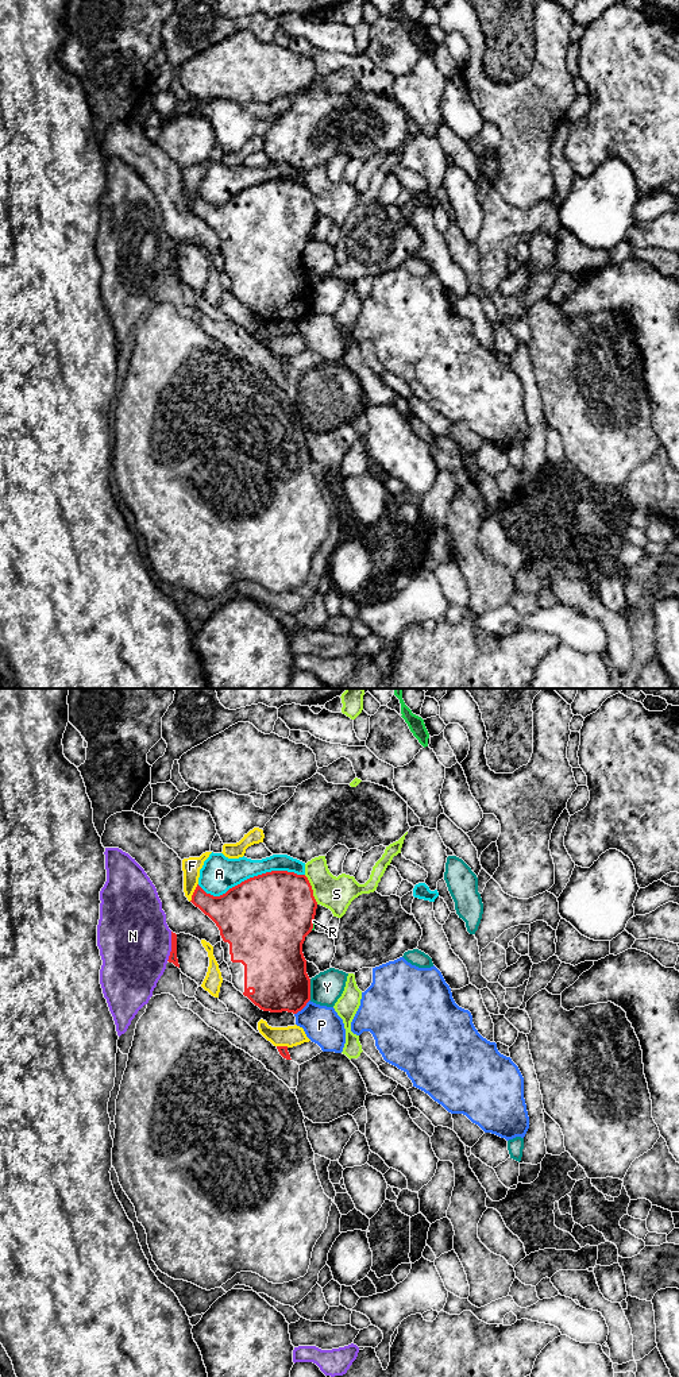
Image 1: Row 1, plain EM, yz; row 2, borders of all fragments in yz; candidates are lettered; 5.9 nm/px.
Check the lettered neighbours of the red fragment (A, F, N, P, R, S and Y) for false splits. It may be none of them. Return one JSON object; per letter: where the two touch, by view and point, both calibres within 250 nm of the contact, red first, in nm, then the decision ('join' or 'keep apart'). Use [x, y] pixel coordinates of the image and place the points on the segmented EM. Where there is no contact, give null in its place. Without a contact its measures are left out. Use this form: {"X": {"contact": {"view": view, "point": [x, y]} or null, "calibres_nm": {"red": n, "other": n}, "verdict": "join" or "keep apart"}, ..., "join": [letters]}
{"A": {"contact": {"view": "yz", "point": [250, 878]}, "calibres_nm": {"red": 500, "other": 220}, "verdict": "keep apart"}, "F": {"contact": {"view": "yz", "point": [193, 893]}, "calibres_nm": {"red": 220, "other": 110}, "verdict": "keep apart"}, "N": {"contact": {"view": "yz", "point": [172, 947]}, "calibres_nm": {"red": 50, "other": 440}, "verdict": "keep apart"}, "P": {"contact": {"view": "yz", "point": [303, 1007]}, "calibres_nm": {"red": 360, "other": 220}, "verdict": "keep apart"}, "R": {"contact": {"view": "yz", "point": [312, 925]}, "calibres_nm": {"red": 480, "other": 20}, "verdict": "keep apart"}, "S": {"contact": {"view": "yz", "point": [312, 890]}, "calibres_nm": {"red": 460, "other": 200}, "verdict": "keep apart"}, "Y": {"contact": {"view": "yz", "point": [309, 990]}, "calibres_nm": {"red": 360, "other": 190}, "verdict": "keep apart"}, "join": []}

